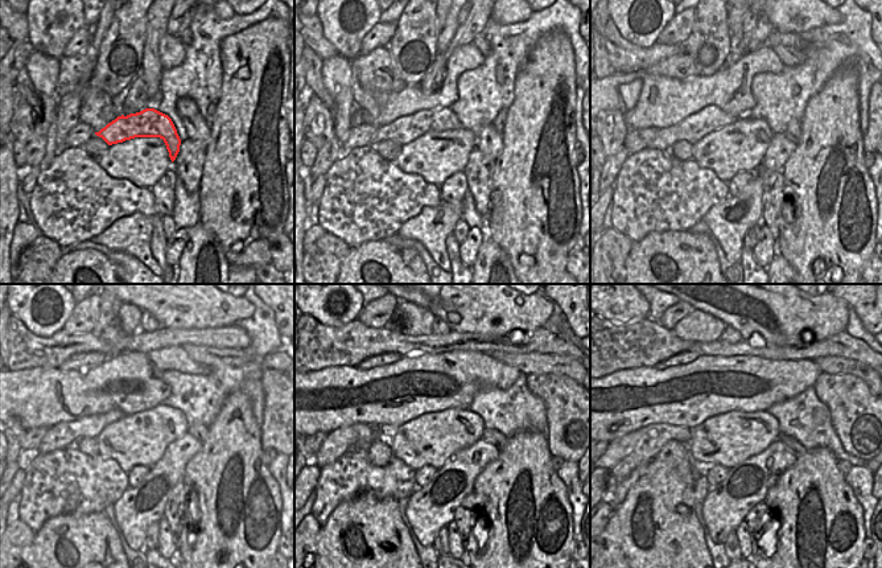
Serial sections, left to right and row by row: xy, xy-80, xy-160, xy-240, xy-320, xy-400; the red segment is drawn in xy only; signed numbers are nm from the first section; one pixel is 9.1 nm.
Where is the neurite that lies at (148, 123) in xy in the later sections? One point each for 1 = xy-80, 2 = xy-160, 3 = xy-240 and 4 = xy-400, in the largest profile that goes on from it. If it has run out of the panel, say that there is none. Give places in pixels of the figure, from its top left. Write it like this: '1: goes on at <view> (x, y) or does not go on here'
1: goes on at xy-80 (404, 130)
2: goes on at xy-160 (711, 118)
3: goes on at xy-240 (58, 436)
4: goes on at xy-400 (618, 449)

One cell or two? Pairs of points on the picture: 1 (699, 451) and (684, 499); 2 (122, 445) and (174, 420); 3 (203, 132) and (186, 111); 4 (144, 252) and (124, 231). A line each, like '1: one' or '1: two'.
1: two
2: one
3: one
4: one

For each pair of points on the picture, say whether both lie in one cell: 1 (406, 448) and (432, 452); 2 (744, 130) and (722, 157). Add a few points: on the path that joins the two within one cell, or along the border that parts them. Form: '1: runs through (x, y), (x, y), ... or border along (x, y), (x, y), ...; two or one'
1: runs through (412, 448), (425, 451); one
2: runs through (741, 136), (729, 151); one

